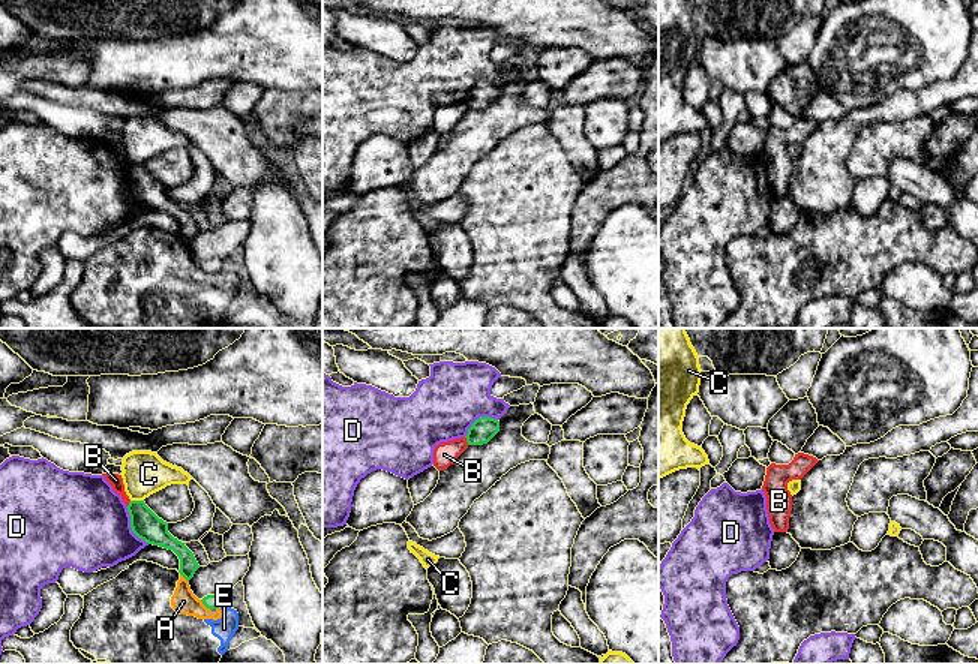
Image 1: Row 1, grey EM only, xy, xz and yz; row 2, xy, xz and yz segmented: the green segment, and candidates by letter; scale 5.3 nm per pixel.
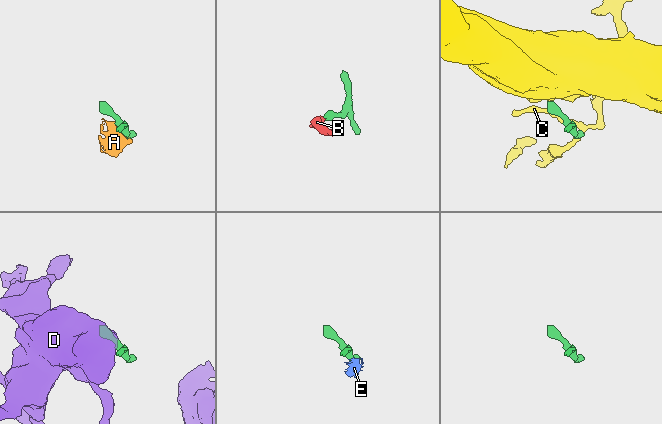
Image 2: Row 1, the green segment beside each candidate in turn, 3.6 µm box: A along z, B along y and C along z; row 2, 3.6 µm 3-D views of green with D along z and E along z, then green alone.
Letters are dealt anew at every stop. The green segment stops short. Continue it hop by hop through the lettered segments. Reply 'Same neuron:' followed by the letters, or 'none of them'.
Same neuron: none of them

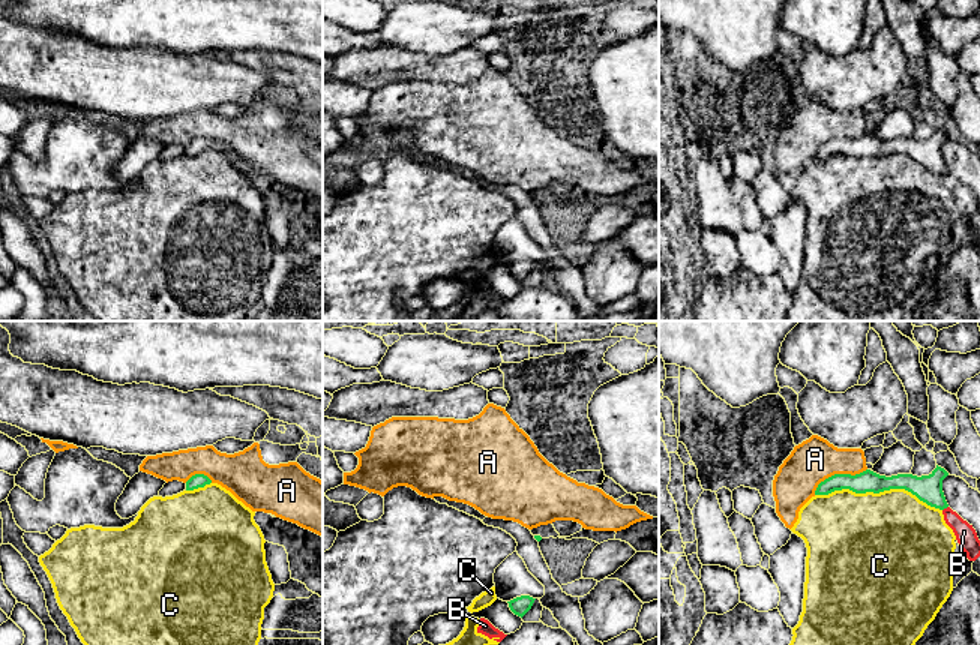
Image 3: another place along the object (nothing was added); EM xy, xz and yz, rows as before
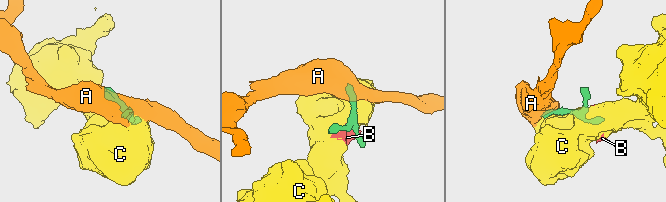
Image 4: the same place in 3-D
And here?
Same neuron: none of them

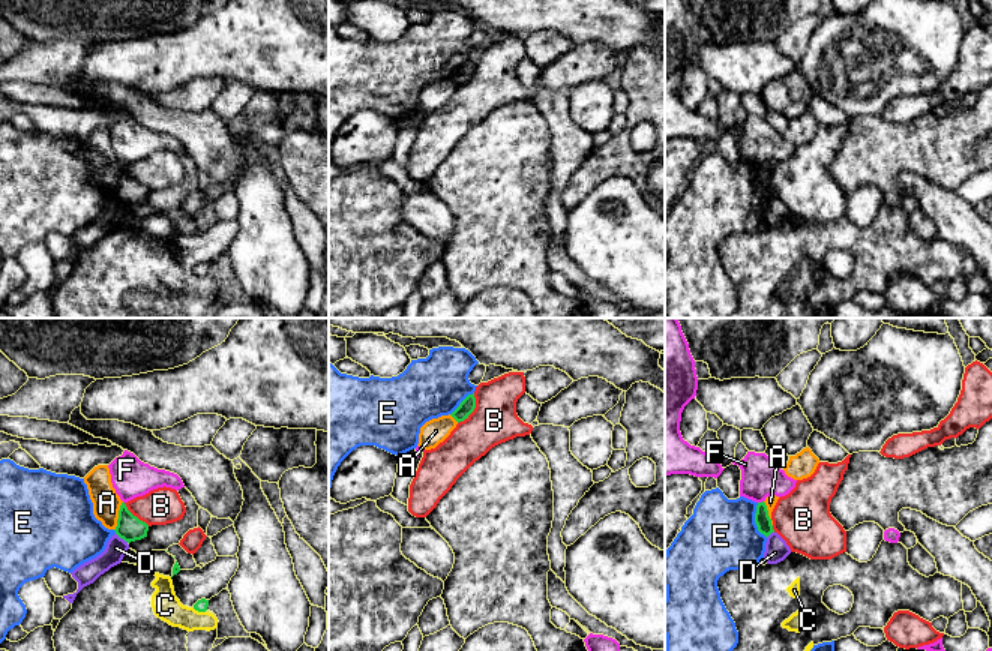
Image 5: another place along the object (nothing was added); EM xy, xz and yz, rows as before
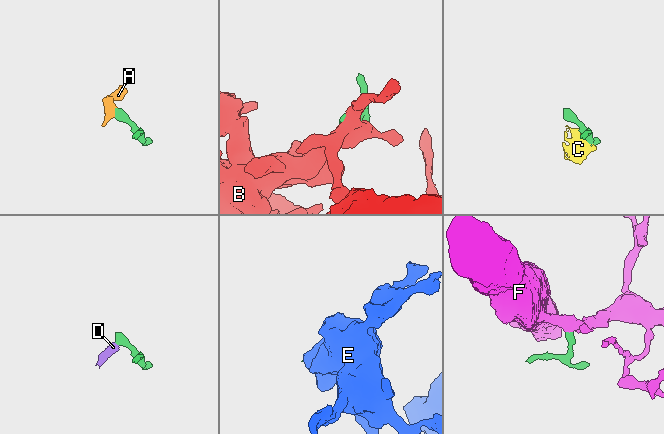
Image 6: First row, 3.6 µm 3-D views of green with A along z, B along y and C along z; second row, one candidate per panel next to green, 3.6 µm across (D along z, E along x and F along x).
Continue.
Same neuron: none of them

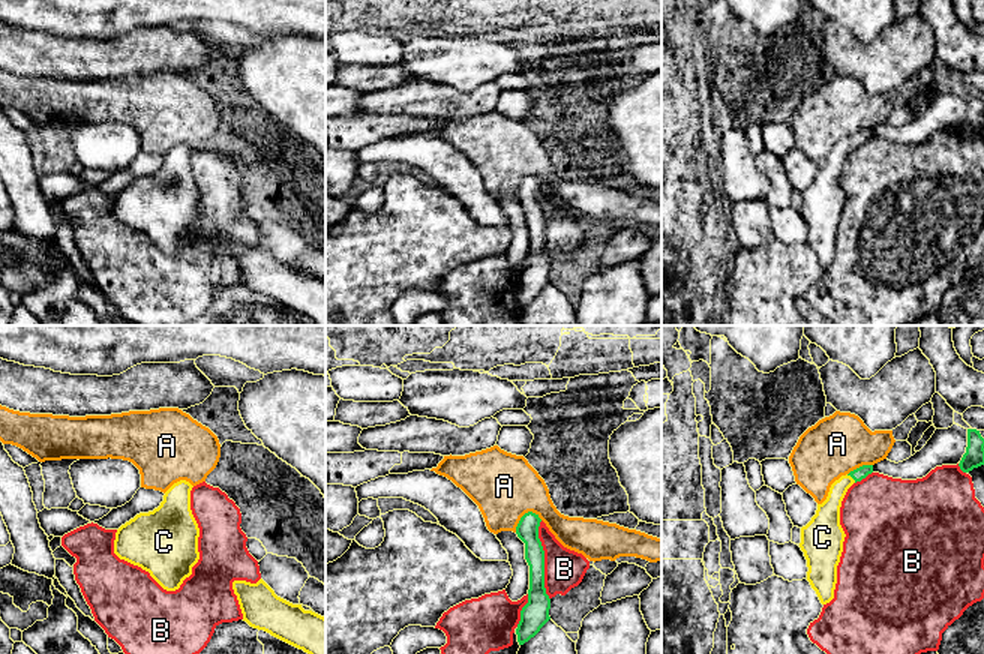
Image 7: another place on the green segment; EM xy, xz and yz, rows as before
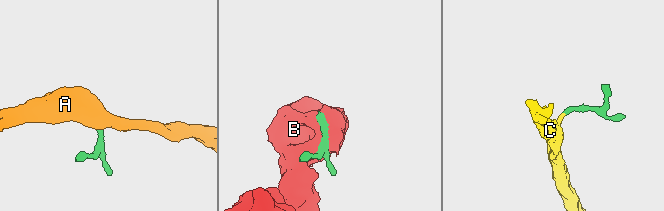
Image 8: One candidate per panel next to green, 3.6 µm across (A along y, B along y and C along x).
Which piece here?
Same neuron: C

